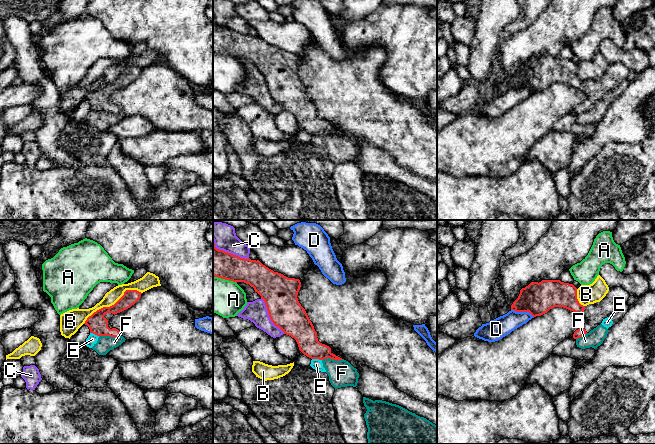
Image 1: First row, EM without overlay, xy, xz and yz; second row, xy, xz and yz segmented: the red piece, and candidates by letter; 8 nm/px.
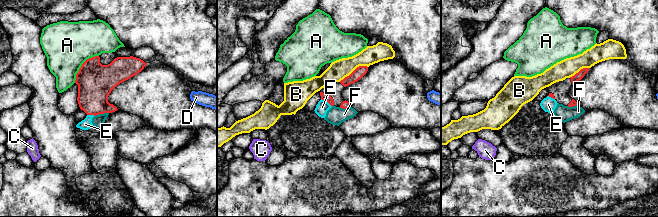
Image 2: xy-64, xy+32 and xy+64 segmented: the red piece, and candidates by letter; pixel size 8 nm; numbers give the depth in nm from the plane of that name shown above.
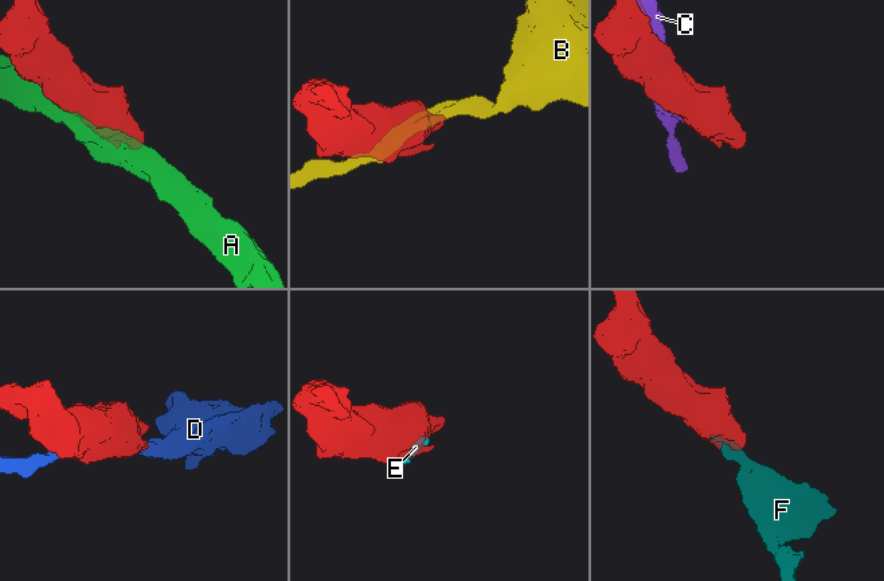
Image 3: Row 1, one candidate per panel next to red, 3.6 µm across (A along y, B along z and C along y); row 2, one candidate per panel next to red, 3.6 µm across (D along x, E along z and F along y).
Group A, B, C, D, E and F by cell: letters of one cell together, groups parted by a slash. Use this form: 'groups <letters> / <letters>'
groups A / B / C / D / E F

